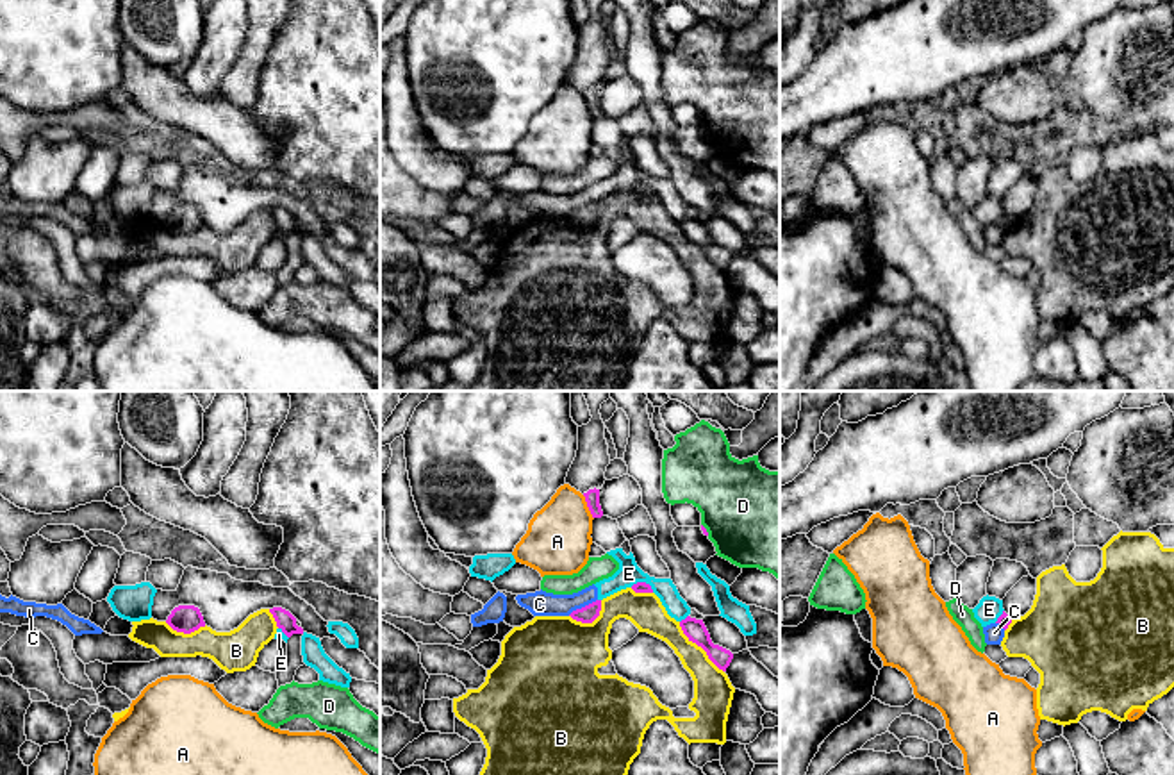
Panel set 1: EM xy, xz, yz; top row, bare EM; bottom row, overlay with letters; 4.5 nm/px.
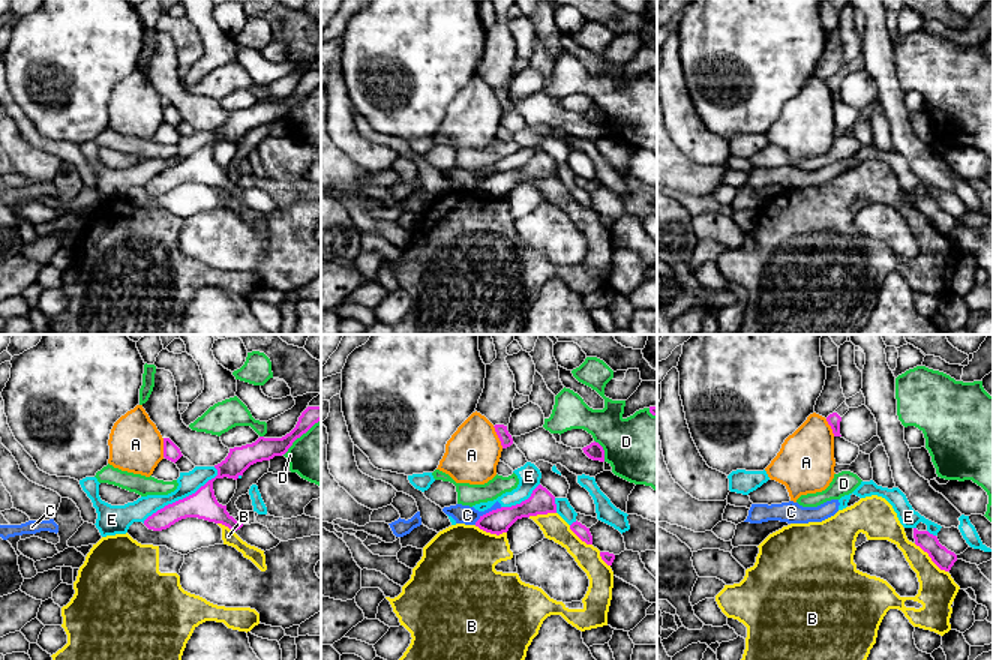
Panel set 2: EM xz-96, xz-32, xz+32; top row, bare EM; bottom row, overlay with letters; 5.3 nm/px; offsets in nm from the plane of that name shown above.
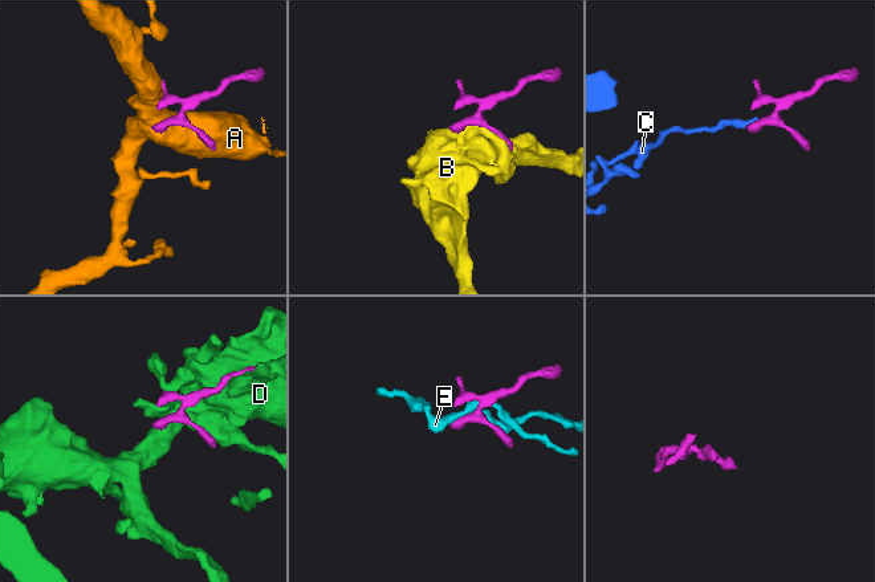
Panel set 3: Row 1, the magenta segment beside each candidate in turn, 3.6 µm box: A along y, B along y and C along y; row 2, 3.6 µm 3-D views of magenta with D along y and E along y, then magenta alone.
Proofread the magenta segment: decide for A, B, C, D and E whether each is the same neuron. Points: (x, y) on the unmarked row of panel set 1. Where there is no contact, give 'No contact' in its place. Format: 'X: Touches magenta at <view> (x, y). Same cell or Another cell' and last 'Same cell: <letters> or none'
A: Touches magenta at xz (587, 106). Another cell
B: Touches magenta at xz (700, 245). Another cell
C: Touches magenta at xz (582, 208). Another cell
D: Touches magenta at xz (705, 129). Another cell
E: Touches magenta at xz (686, 218). Another cell
Same cell: none

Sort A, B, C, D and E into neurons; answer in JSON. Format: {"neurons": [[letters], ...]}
{"neurons": [["A"], ["B"], ["C"], ["D"], ["E"]]}

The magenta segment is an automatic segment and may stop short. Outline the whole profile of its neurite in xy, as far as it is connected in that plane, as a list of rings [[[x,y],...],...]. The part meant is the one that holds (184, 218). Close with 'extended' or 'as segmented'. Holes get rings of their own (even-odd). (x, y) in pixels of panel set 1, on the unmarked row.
[[[178,205],[171,211],[166,223],[184,234],[191,234],[200,227],[205,227],[203,216],[198,207],[194,205]]] | as segmented

